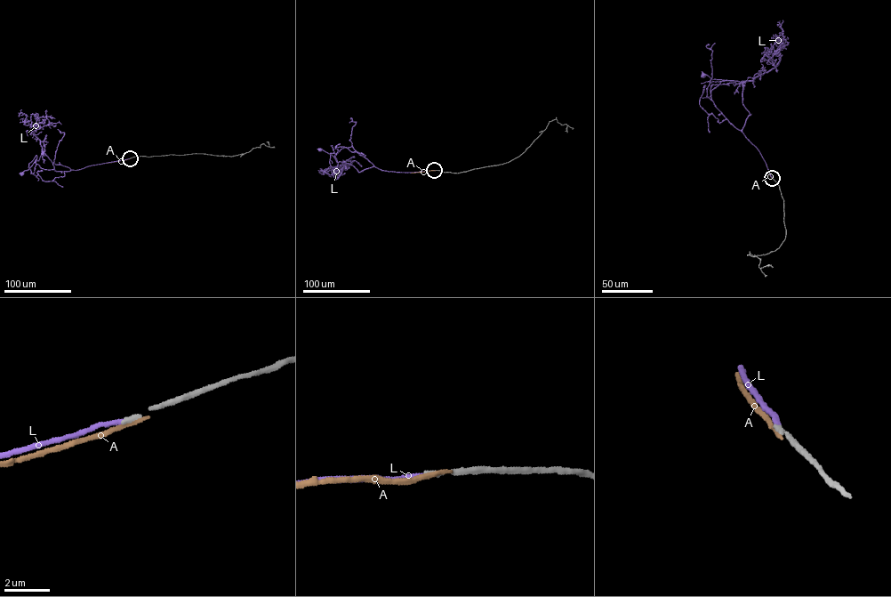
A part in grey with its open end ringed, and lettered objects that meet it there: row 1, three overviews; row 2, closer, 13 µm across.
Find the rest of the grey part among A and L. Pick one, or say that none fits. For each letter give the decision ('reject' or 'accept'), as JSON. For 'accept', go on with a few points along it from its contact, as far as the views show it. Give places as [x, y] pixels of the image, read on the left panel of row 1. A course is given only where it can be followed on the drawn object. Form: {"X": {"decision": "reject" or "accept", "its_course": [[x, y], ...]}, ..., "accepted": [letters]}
{"A": {"decision": "reject"}, "L": {"decision": "accept", "its_course": [[130, 158], [75, 170], [55, 165], [42, 153], [39, 160], [36, 159], [22, 173]]}, "accepted": ["L"]}

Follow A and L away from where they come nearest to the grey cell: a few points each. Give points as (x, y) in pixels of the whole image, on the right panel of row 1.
A: (772, 178), (765, 162)
L: (772, 178), (761, 154), (742, 130), (749, 114), (742, 103), (743, 82), (734, 85), (734, 82), (703, 75)

